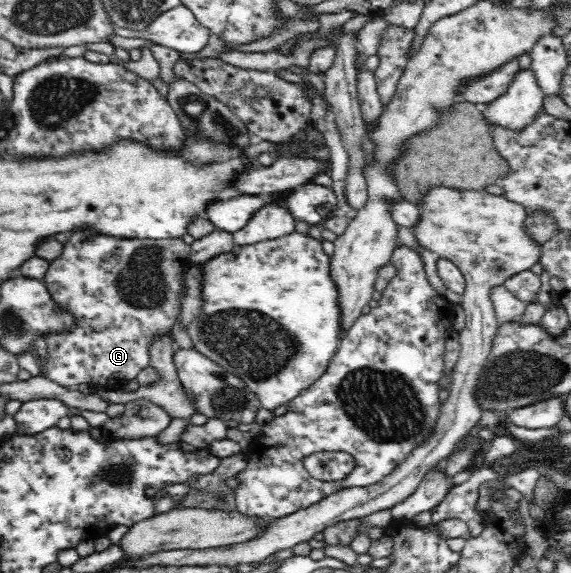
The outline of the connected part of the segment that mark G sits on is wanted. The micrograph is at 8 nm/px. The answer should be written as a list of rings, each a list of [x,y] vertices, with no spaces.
[[[87,227],[81,231],[87,231],[89,237],[69,237],[63,253],[49,262],[45,275],[39,279],[51,294],[56,309],[73,314],[75,320],[69,329],[44,334],[48,355],[37,359],[39,375],[68,388],[79,389],[91,383],[121,388],[149,365],[147,345],[151,337],[168,333],[181,311],[181,283],[177,275],[189,265],[189,245],[181,239],[115,239],[109,235],[103,237]]]

